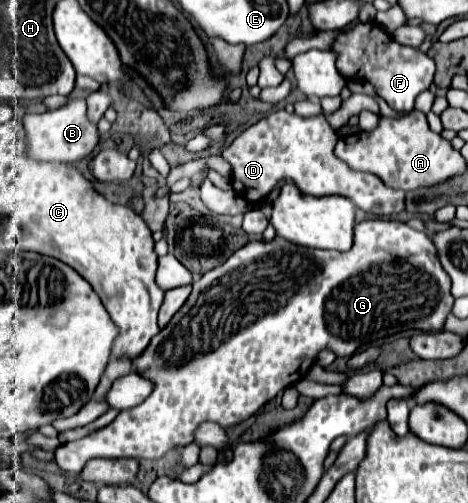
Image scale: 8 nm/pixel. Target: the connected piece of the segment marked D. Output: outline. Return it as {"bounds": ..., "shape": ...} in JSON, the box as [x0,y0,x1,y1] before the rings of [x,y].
{"bounds":[222,111,404,217],"shape":[[[276,111],[240,133],[232,145],[222,151],[222,157],[232,165],[234,191],[254,205],[266,199],[280,181],[290,179],[304,193],[342,195],[356,207],[380,217],[404,211],[402,191],[392,191],[376,175],[348,169],[346,163],[340,163],[334,157],[332,151],[337,141],[338,136],[324,115],[300,117],[296,113]]]}

